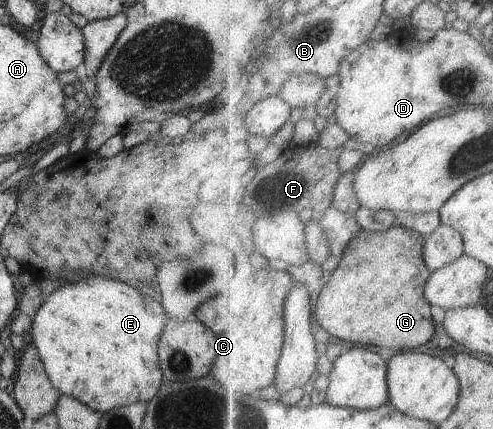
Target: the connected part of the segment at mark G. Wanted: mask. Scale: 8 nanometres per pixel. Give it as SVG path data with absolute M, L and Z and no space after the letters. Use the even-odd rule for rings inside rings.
M397 224L388 231L363 230L352 239L316 305L315 315L334 336L344 341L413 351L437 333L427 286L433 268L425 258L426 237Z

